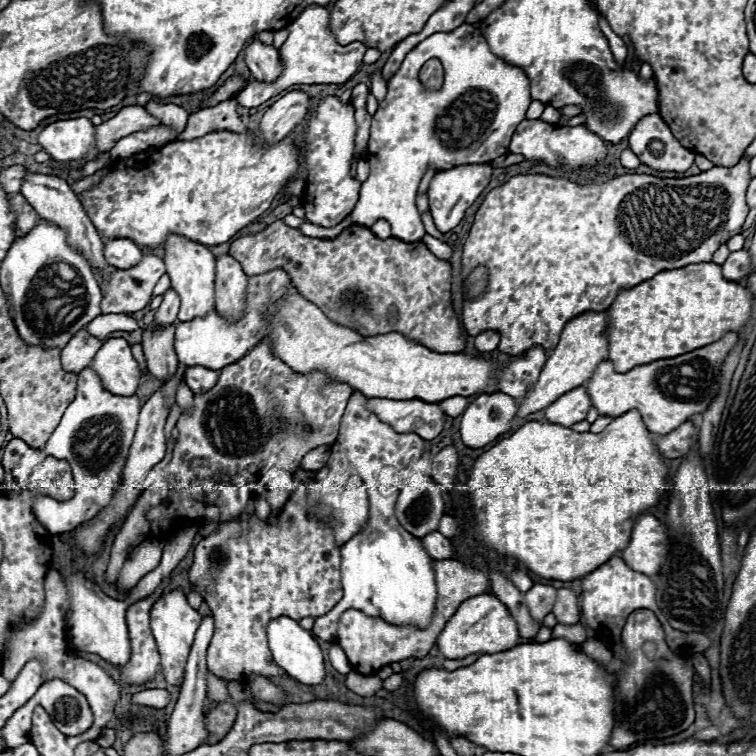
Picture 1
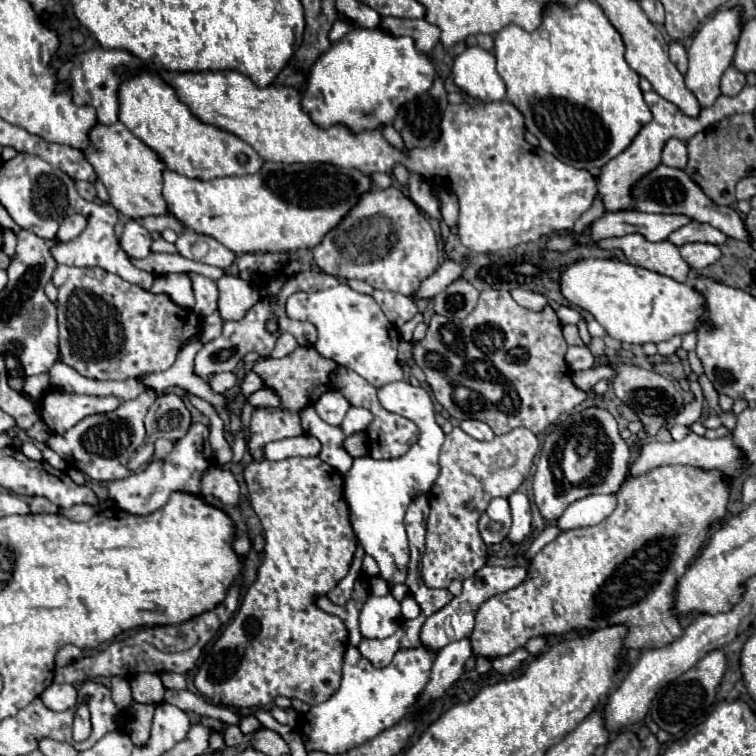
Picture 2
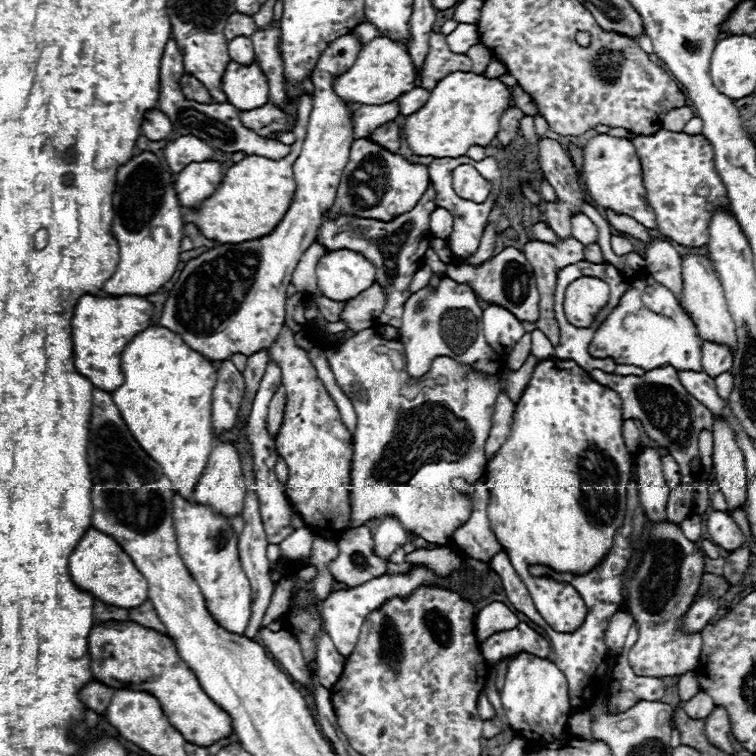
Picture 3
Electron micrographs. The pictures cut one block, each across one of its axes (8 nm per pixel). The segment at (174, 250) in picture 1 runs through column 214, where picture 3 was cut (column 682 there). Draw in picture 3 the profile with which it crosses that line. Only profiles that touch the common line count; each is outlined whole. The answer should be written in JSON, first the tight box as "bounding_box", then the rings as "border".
{"bounding_box":[682,254,738,352],"border":[[[696,254],[682,256],[682,278],[684,278],[684,308],[692,314],[700,338],[716,344],[726,344],[732,352],[736,352],[736,346],[738,346],[736,324],[732,314],[728,312],[722,282],[718,280],[710,260]]]}

